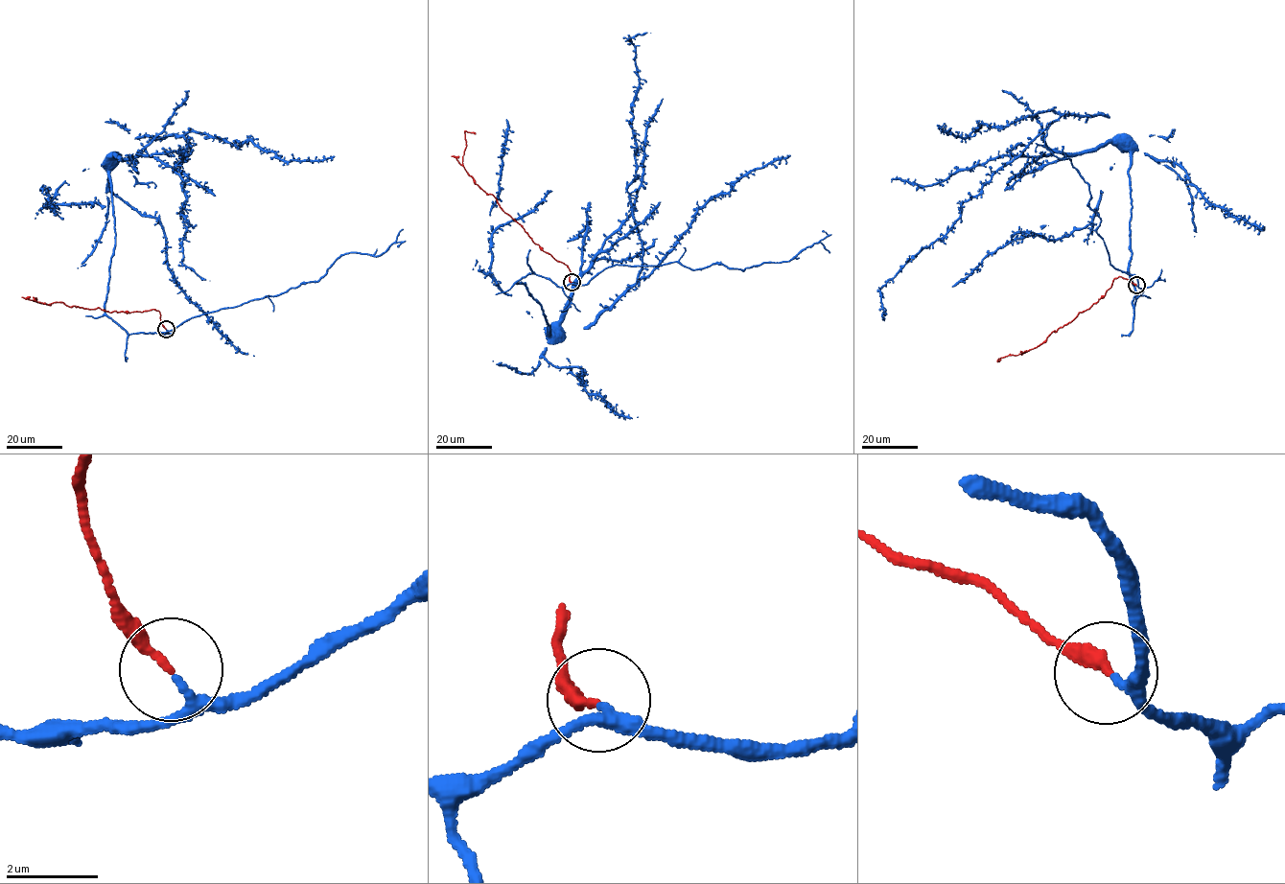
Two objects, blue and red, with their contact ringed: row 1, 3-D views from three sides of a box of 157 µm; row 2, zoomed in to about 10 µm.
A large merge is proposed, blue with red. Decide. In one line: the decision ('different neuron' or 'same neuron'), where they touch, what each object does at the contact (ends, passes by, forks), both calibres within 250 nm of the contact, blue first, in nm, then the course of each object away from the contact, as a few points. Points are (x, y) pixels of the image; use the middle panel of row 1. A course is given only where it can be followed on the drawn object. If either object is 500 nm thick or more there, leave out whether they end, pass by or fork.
same neuron; place (572, 282); blue passes by; red ends; calibres 170 and 200 nm; course blue (572, 282), (516, 282), (550, 335), (631, 195), (637, 282), (708, 201), (790, 155); course red (572, 282), (566, 265), (534, 243), (496, 198), (479, 188), (465, 170), (462, 164), (465, 132), (475, 133)

